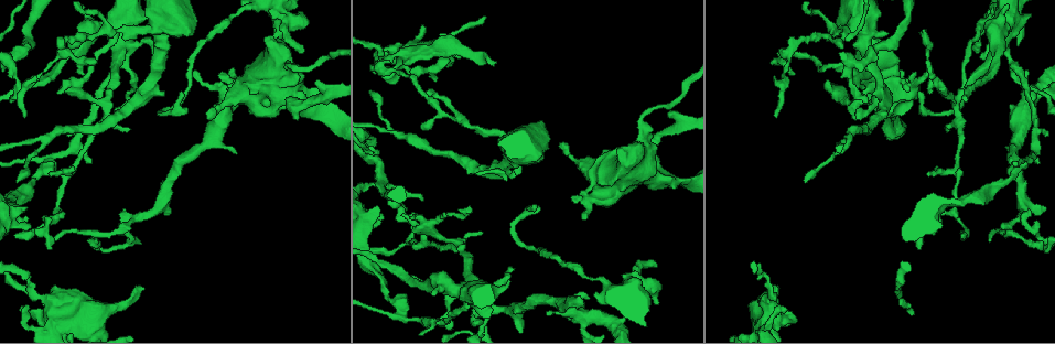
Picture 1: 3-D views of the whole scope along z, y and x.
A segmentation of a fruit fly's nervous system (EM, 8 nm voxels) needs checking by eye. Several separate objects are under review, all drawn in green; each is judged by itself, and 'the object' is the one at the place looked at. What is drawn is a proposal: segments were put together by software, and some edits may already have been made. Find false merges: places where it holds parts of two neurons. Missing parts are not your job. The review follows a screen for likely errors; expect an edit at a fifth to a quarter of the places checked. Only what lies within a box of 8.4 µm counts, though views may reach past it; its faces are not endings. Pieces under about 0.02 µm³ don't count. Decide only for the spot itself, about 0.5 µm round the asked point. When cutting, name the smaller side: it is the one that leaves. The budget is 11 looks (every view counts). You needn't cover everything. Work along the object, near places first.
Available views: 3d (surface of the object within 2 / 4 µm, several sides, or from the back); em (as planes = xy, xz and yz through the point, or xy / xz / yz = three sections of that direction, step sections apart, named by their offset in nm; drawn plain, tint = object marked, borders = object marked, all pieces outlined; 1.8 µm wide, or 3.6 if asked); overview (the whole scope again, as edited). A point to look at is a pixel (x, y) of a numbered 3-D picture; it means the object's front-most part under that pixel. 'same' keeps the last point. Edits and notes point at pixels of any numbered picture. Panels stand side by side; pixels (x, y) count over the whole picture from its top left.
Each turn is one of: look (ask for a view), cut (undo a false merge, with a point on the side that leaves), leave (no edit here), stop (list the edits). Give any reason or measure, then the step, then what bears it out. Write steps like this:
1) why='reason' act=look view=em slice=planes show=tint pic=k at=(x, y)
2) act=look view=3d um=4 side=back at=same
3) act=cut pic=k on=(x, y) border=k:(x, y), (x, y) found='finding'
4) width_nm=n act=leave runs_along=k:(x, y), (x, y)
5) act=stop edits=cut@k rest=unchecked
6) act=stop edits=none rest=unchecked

why='thin neck' act=look view=em um=3.6 slice=xz step=8 show=tint pic=1 at=(1023, 217)

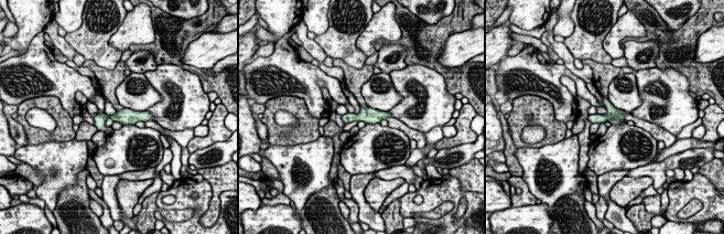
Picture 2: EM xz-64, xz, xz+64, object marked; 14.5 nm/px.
why='cut it another way' act=look view=em um=3.6 slice=yz step=4 show=tint at=same

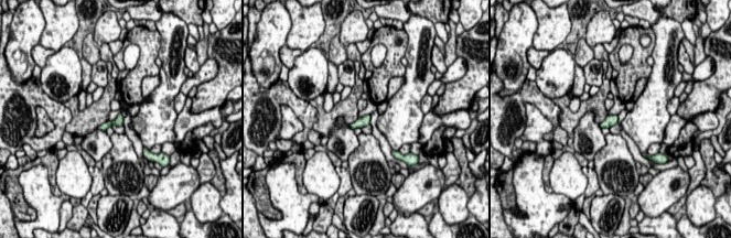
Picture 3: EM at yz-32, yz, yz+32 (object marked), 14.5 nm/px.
width_nm=130 act=leave found='continuous, no second neuron'

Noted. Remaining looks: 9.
why='a fork' act=look view=em slice=yz step=16 show=tint pic=1 at=(52, 156)

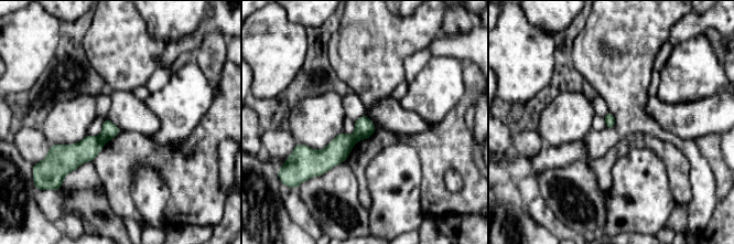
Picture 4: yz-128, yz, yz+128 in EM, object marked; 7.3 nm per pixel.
why='cut it another way' act=look view=em slice=planes show=tint at=same

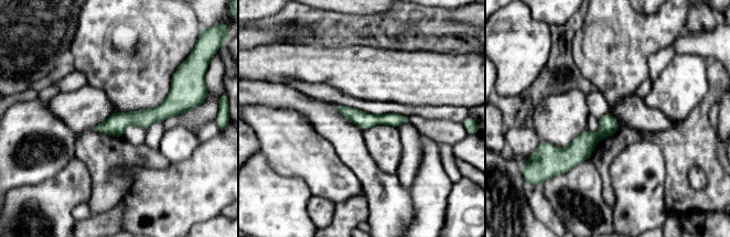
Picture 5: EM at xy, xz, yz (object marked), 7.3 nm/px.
act=cut pic=5 on=(581, 148) border=5:(594, 133), (599, 139) found='two neurons meet here'

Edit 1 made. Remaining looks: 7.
why='see it whole again' act=look view=overview

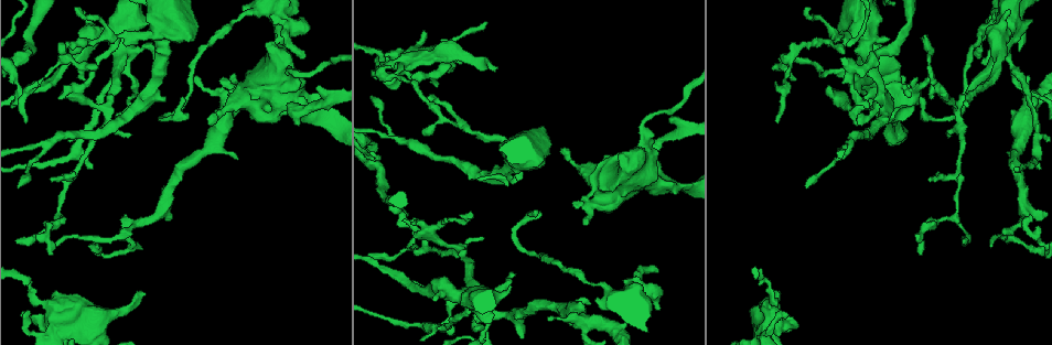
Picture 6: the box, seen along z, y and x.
why='branch point' act=look view=3d um=4 pic=6 at=(123, 40)

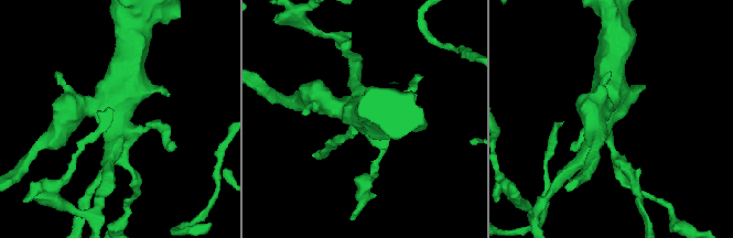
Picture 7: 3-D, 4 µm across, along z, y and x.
why='now the EM' act=look view=em um=3.6 slice=planes show=plain pic=7 at=(117, 113)

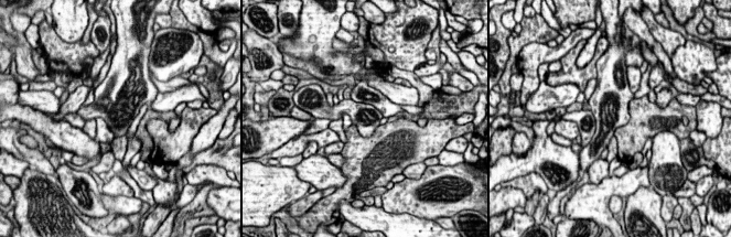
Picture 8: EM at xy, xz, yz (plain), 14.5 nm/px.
act=look view=em um=3.6 slice=planes show=tint at=same

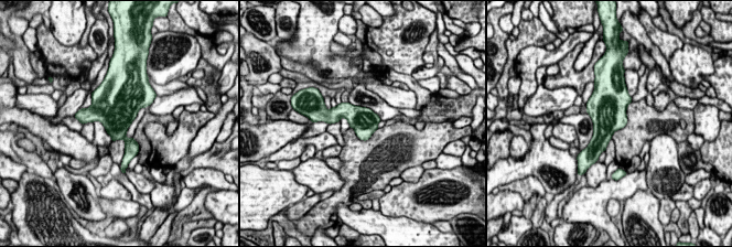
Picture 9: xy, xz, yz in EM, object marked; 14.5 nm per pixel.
width_nm=400 act=leave found='all the same neuron'

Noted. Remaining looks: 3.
act=look view=em slice=xz step=16 show=tint pic=6 at=(429, 231)

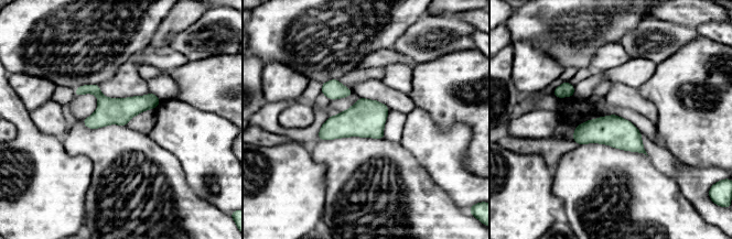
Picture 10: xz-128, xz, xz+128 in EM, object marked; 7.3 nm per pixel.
why='another direction' act=look view=em slice=xy step=16 show=borders at=same

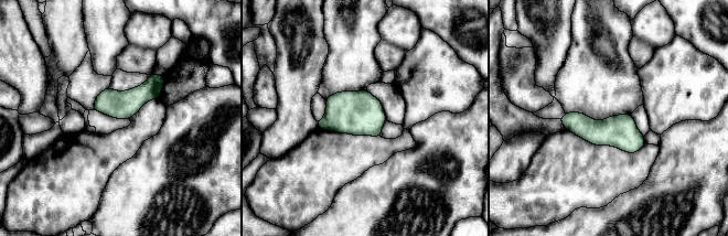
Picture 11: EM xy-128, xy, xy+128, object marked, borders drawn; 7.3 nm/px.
act=leave found='all the same neuron'

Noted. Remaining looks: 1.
act=look view=em um=3.6 slice=planes show=tint pic=6 at=(648, 139)

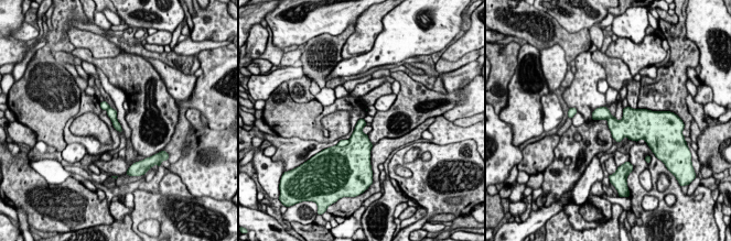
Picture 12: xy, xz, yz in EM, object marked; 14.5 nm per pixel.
act=cut pic=12 on=(343, 142) border=12:(350, 140), (344, 145), (336, 145) found='a second neuron is stuck on'

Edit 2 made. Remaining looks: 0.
act=stop edits=cut@5,cut@12 rest=unchecked

